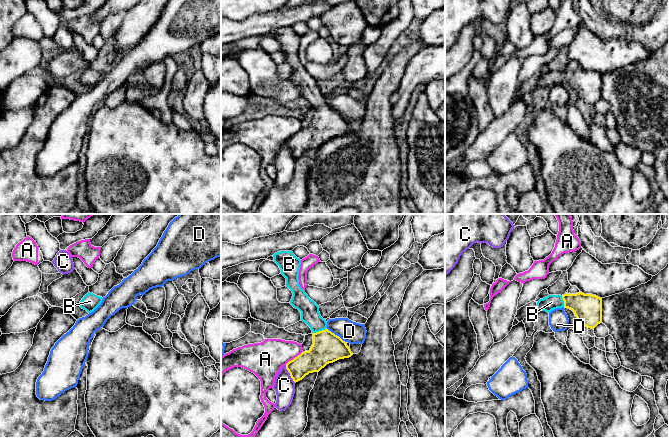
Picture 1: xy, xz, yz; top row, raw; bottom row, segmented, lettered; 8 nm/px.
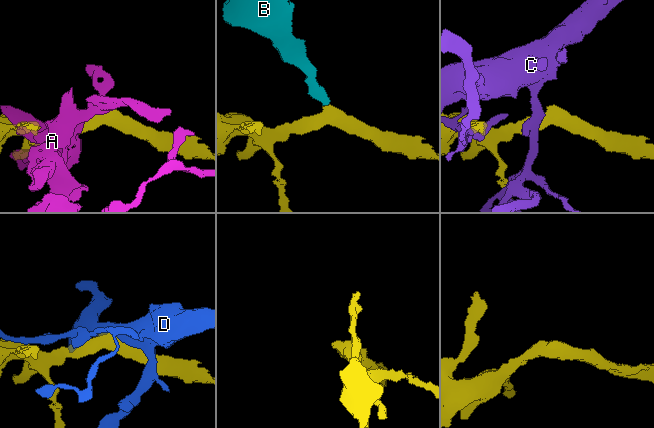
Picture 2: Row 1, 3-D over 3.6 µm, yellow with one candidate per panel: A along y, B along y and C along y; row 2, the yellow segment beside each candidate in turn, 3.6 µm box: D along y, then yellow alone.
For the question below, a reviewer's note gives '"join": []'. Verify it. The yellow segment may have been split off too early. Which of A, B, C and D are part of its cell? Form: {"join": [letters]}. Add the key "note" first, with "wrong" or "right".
{"note": "wrong", "join": ["B"]}

